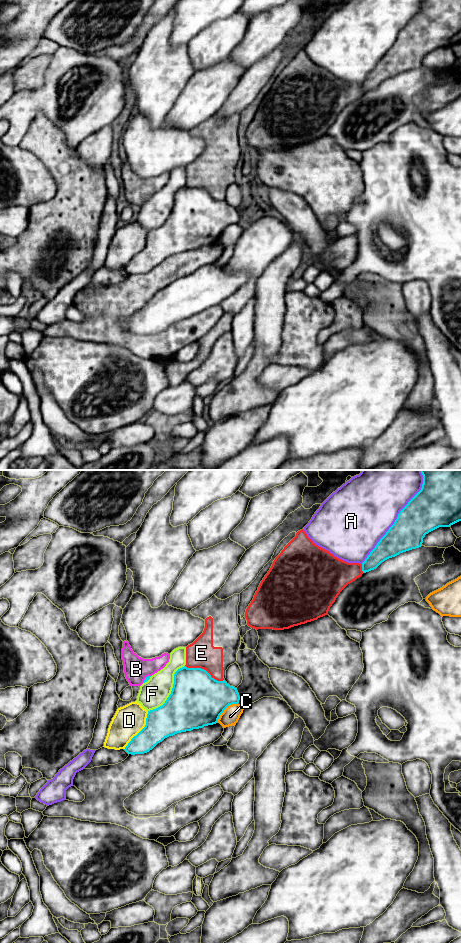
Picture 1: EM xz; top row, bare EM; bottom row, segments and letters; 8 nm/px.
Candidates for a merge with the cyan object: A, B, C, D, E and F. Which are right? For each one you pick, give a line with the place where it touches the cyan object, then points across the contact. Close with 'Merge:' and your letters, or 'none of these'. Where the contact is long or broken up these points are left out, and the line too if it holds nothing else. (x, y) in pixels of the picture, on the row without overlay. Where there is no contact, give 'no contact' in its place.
Merge: none of these

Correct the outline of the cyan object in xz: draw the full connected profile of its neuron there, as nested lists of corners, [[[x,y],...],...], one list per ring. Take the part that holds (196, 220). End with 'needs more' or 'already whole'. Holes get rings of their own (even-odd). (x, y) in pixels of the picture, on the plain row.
[[[184,186],[175,192],[173,208],[165,223],[148,231],[145,247],[131,259],[124,270],[132,275],[144,274],[169,256],[216,244],[224,230],[229,225],[238,224],[239,220],[237,208],[225,200],[215,200],[204,189]]]; already whole

